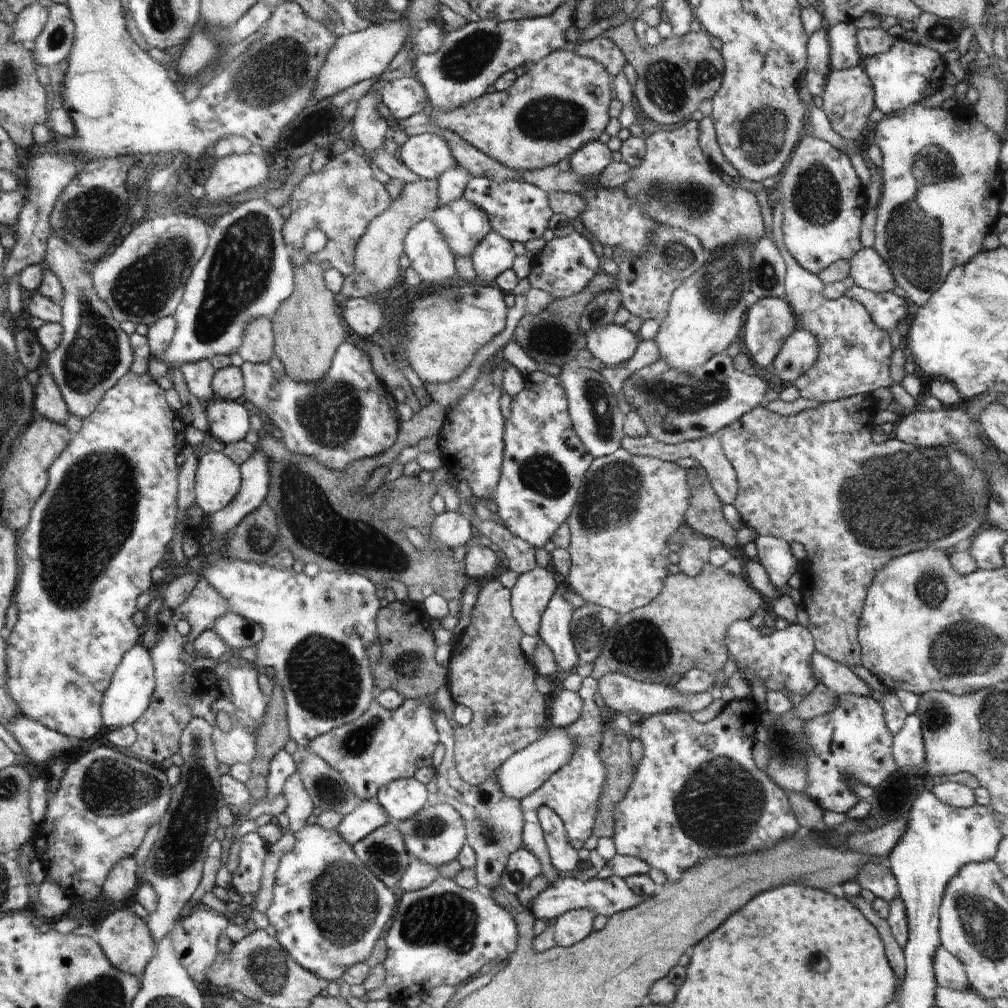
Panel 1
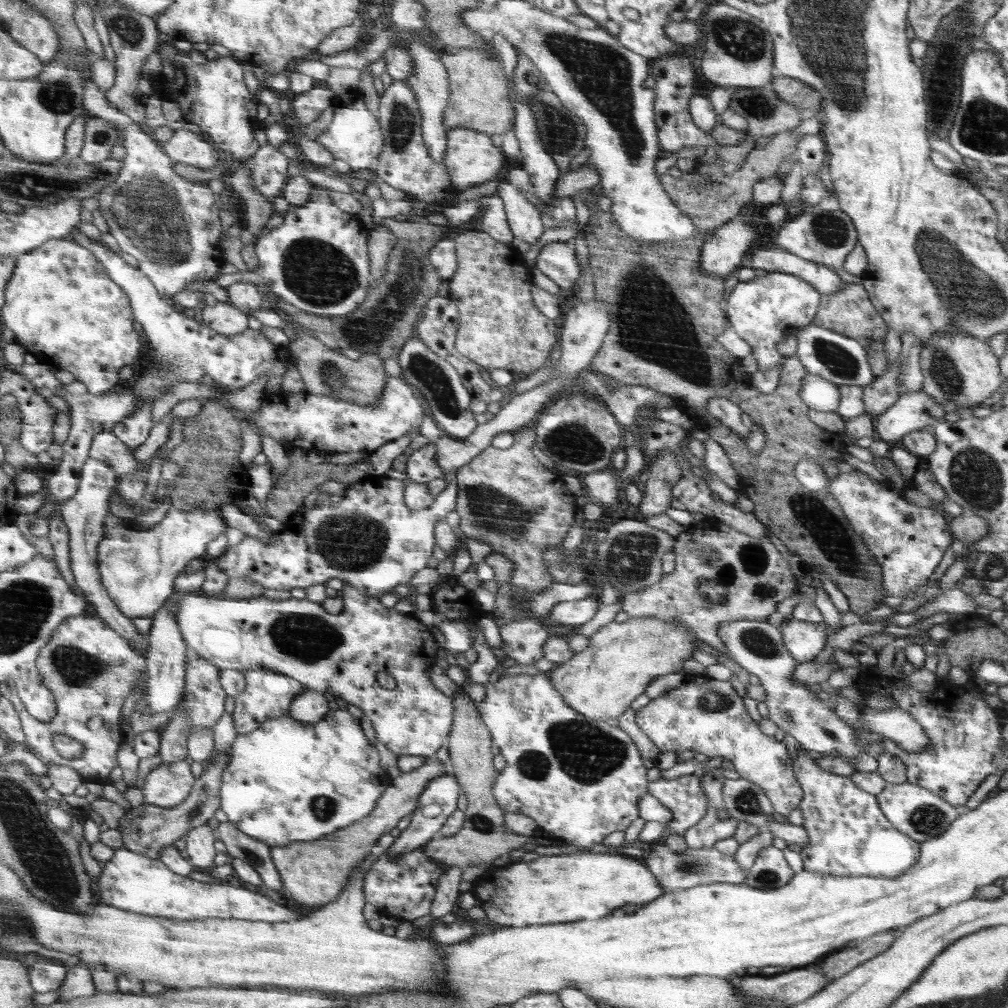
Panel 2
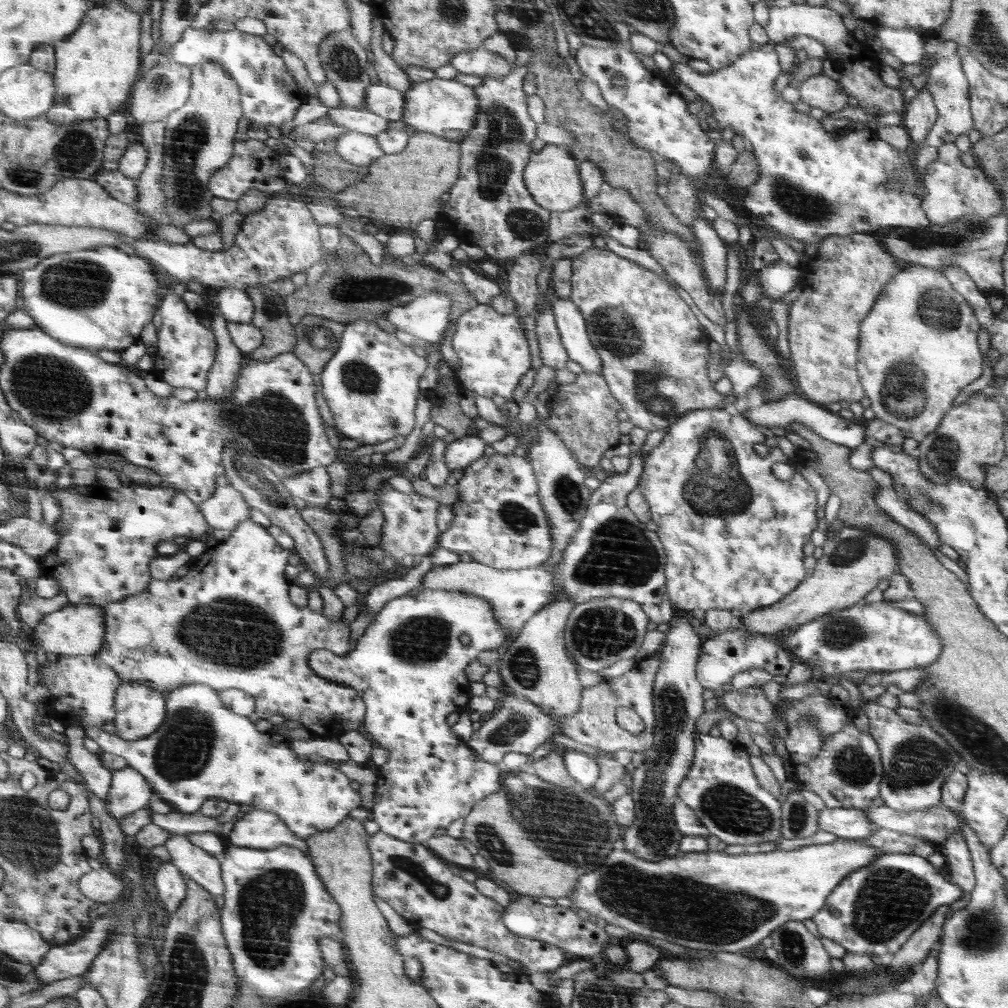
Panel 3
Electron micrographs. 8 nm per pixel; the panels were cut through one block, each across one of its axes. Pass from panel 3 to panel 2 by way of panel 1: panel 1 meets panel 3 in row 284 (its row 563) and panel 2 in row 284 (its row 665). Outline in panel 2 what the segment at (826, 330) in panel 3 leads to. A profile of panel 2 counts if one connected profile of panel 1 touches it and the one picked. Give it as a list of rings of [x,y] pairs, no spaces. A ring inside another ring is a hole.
[[[846,282],[842,289],[838,289],[832,294],[821,294],[820,308],[813,318],[813,323],[816,326],[849,336],[857,340],[865,349],[870,342],[884,343],[889,334],[888,324],[878,314],[872,300],[868,298],[866,289],[863,285],[854,282]]]

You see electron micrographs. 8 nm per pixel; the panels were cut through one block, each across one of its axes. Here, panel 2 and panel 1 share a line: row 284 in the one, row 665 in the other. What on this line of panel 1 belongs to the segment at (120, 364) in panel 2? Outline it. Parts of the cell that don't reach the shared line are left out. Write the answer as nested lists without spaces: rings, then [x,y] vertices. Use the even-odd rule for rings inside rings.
[[[130,371],[121,381],[106,393],[106,398],[100,403],[98,410],[83,420],[81,431],[75,435],[73,442],[65,450],[60,459],[51,468],[49,487],[33,510],[29,526],[20,535],[18,552],[24,563],[24,572],[17,588],[16,602],[19,607],[19,617],[13,631],[7,634],[9,641],[9,689],[21,706],[21,712],[33,718],[48,728],[61,732],[71,738],[90,740],[98,738],[107,731],[103,713],[105,696],[113,683],[115,672],[125,659],[129,650],[141,644],[143,633],[140,626],[134,622],[138,614],[138,598],[148,592],[153,584],[153,572],[164,560],[170,560],[170,546],[176,536],[176,526],[180,520],[181,476],[178,457],[184,450],[186,436],[176,426],[176,418],[184,418],[182,412],[176,412],[170,404],[167,390],[149,373],[143,375]]]

